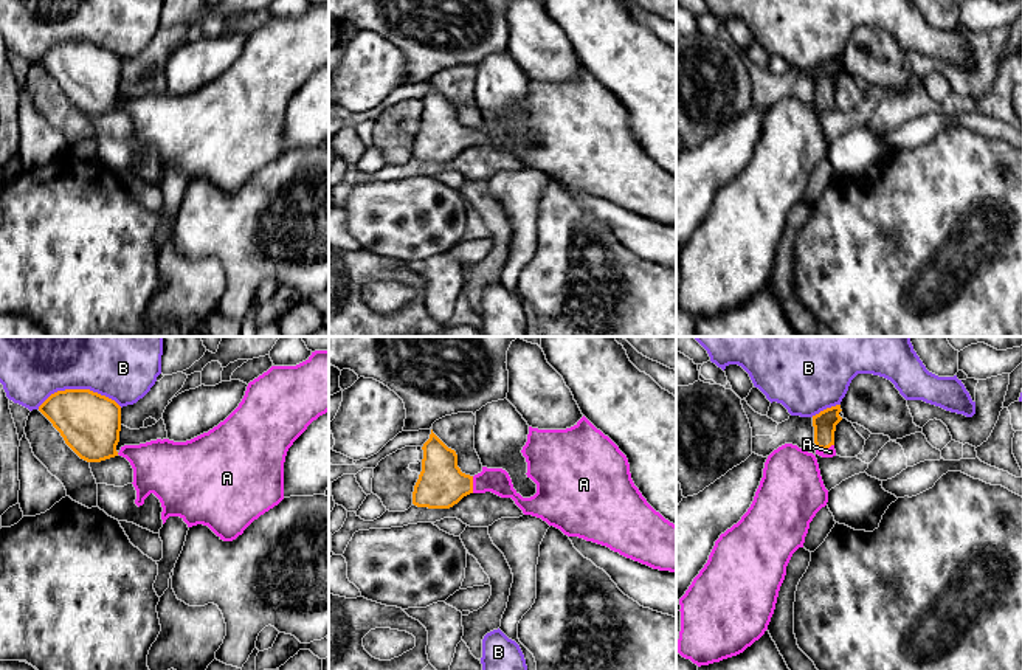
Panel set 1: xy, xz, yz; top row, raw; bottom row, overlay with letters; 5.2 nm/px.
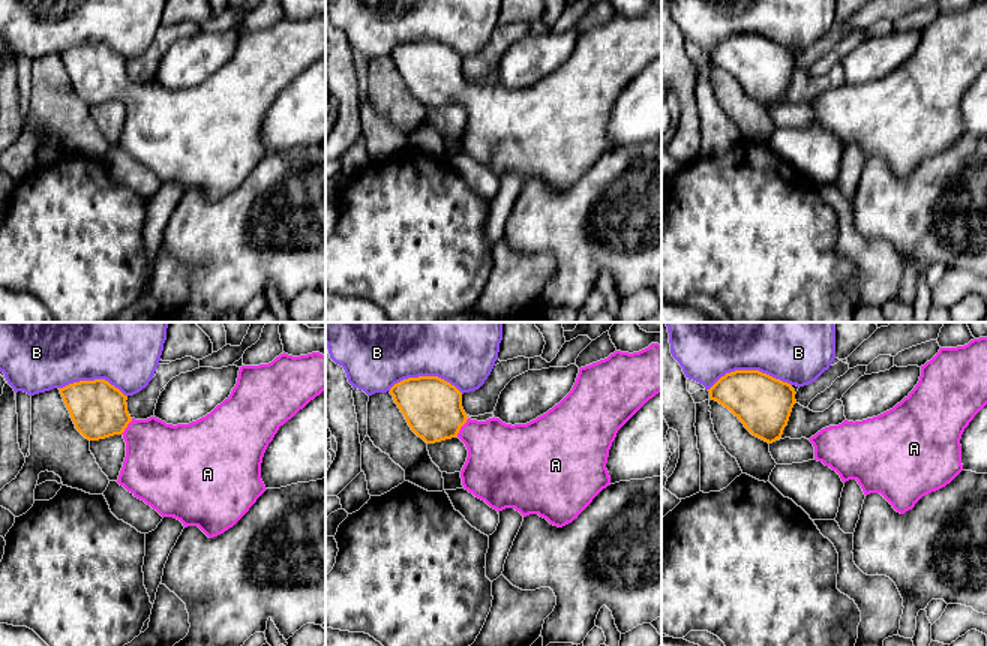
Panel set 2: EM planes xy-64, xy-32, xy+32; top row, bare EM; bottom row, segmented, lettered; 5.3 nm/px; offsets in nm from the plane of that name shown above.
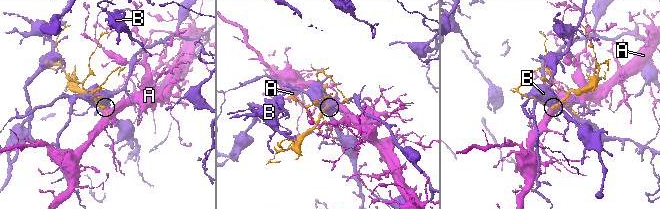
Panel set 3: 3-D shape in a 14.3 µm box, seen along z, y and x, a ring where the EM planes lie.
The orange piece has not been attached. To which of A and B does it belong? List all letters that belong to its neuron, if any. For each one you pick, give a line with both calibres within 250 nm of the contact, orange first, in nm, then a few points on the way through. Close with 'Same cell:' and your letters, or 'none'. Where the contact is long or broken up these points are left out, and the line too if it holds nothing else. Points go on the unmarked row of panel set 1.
A: 120 nm thick on the orange side, 50 nm on the other; runs through yz (825, 75), (824, 101), (830, 104)
Same cell: A

